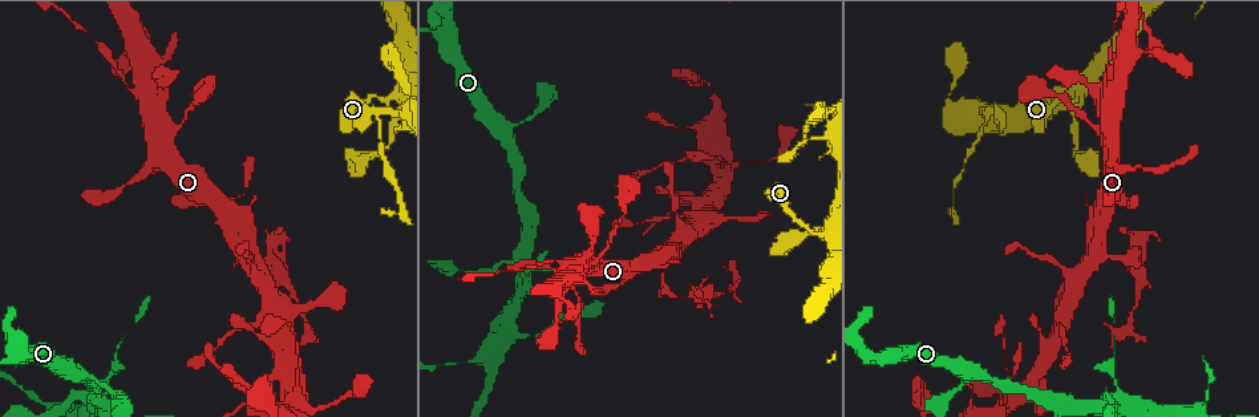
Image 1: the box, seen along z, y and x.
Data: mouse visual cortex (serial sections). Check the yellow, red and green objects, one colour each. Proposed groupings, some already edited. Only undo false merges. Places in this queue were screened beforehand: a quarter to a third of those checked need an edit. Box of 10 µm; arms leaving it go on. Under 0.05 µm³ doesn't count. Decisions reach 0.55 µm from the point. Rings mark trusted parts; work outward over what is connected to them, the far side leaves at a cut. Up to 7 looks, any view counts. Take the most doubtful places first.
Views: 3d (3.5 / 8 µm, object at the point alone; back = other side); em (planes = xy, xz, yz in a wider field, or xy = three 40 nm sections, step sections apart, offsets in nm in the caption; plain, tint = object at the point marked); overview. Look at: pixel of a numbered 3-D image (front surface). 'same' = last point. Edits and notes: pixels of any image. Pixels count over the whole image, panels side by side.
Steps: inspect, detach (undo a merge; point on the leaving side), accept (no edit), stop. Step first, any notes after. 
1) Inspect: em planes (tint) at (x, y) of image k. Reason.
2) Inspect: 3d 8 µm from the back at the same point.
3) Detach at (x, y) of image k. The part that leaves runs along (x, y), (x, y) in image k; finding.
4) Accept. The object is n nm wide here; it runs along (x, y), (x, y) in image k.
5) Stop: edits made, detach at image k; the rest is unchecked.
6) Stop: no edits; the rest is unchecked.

Inspect: em xy step 3 (tint) at (1104, 81) of image 1. A narrow waist.

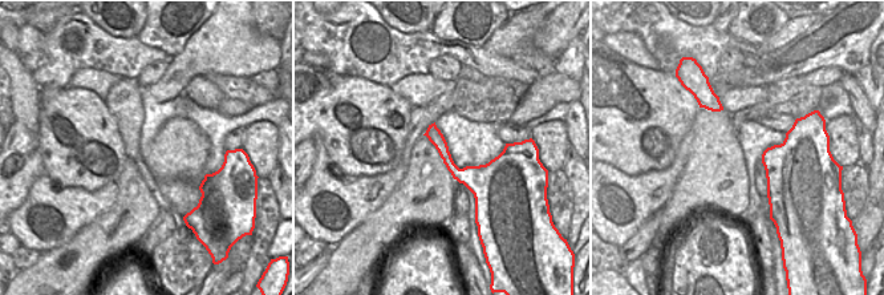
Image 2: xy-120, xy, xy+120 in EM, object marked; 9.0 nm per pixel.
Inspect: 3d 3.5 µm at the same point.

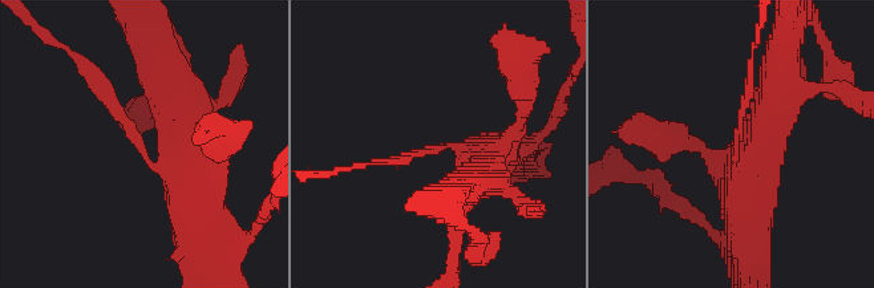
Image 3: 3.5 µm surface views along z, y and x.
Detach at (117, 116) of image 3. The part that leaves runs along (148, 153), (65, 51) in image 3; a second cell is stuck on.

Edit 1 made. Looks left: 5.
Inspect: overview. See it whole again.

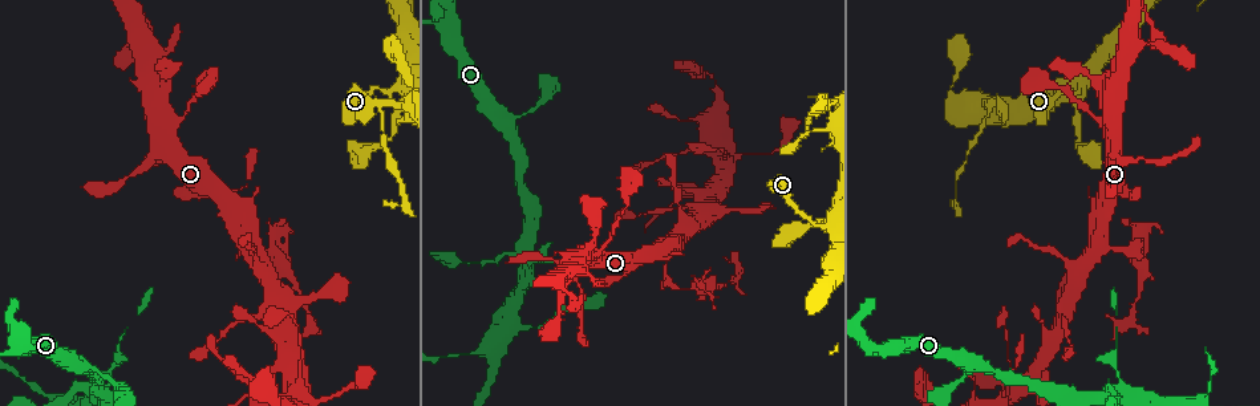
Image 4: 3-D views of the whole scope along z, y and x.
Inspect: 3d 3.5 µm from the back at (1139, 242) of image 4. Abrupt turn.

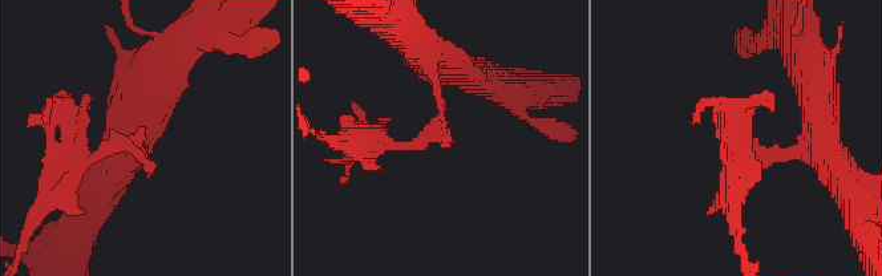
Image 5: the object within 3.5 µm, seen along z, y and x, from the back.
Inspect: em xy step 2 (plain) at (425, 133) of image 5.

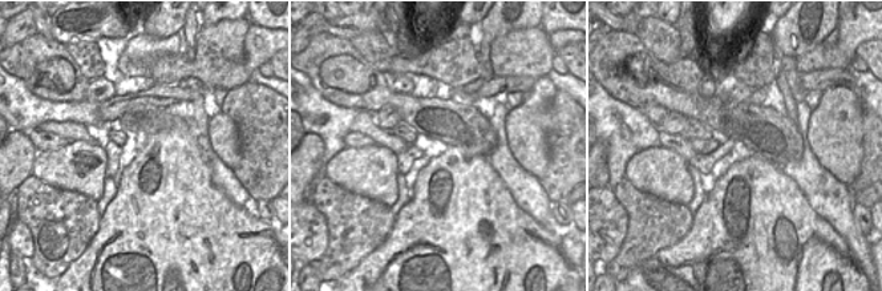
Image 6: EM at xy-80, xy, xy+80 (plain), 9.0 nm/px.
Inspect: em xy step 2 (tint) at the same point.

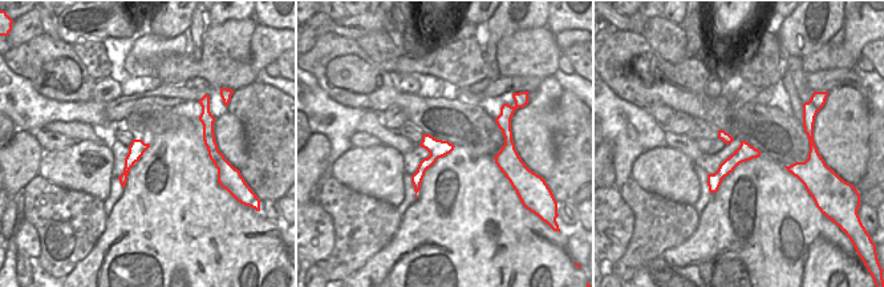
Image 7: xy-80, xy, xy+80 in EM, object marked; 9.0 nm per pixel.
Detach at (150, 167) of image 5. The part that leaves runs along (439, 98), (439, 122), (419, 142), (357, 139) in image 5; a second cell is stuck on.

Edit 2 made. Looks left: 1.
Stop: edits made, detach at image 3, detach at image 5; the rest is unchecked.

